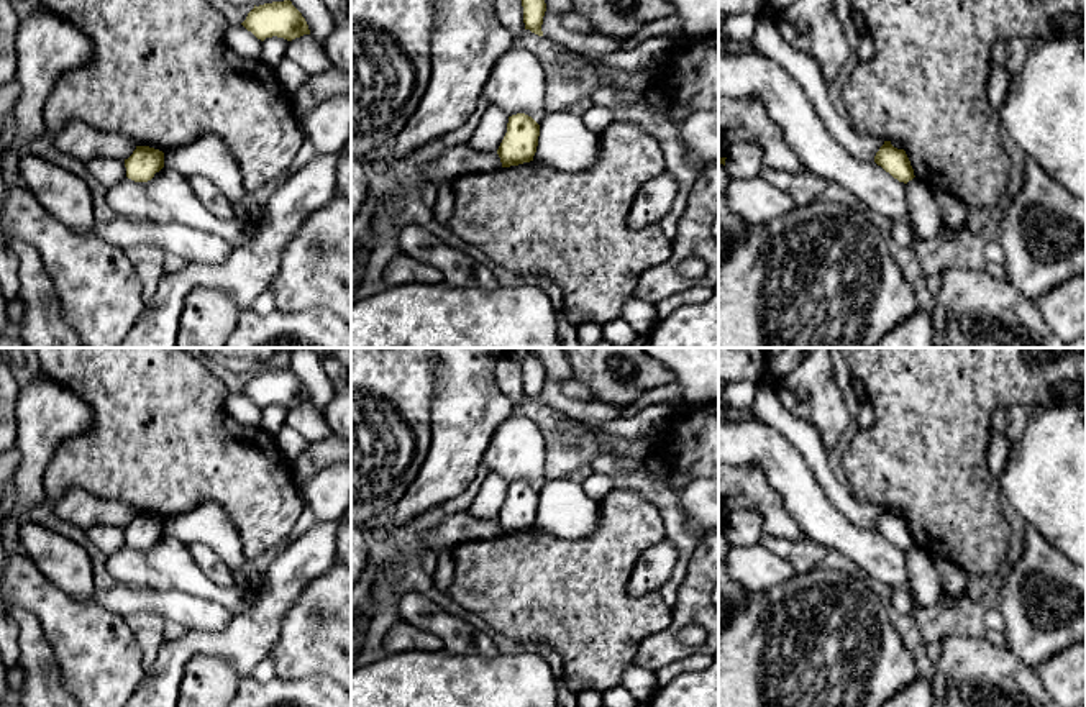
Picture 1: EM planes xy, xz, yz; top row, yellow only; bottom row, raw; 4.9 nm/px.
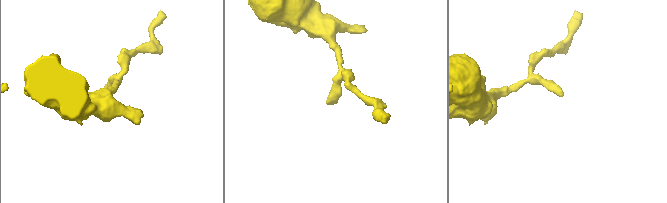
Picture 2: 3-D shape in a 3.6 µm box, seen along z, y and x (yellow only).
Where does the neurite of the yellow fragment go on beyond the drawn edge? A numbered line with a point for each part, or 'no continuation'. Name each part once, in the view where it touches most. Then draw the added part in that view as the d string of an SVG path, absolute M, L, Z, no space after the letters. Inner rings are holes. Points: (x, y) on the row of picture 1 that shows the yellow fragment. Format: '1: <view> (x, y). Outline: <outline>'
no continuation

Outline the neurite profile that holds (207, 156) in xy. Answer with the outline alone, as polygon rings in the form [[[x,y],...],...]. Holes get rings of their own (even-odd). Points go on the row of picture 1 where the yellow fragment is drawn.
[[[203,135],[192,143],[166,151],[164,167],[174,169],[187,179],[190,176],[207,177],[230,202],[248,194],[235,157],[217,135]]]

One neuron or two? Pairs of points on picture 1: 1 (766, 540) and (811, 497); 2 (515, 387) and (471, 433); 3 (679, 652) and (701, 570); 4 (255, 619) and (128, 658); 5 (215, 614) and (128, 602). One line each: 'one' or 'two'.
1: two
2: two
3: one
4: two
5: one

